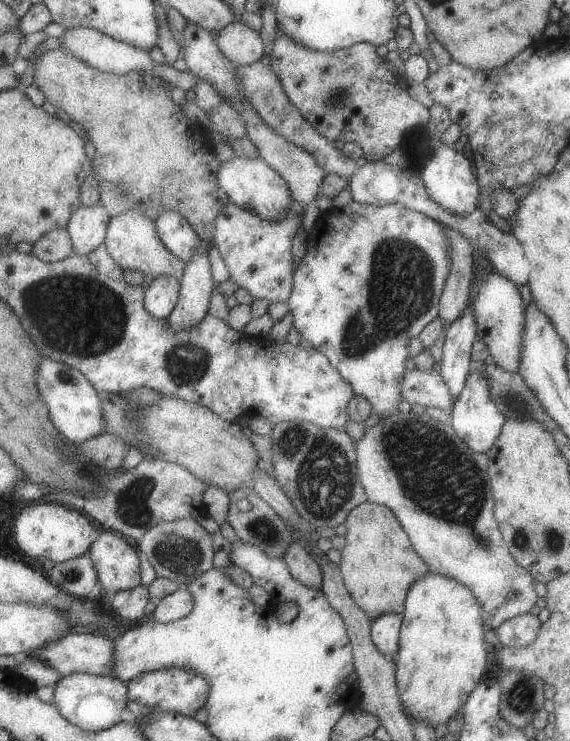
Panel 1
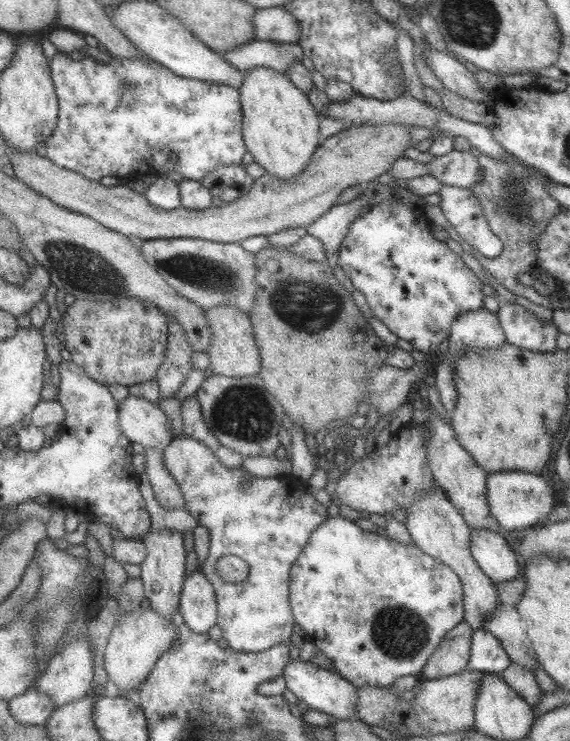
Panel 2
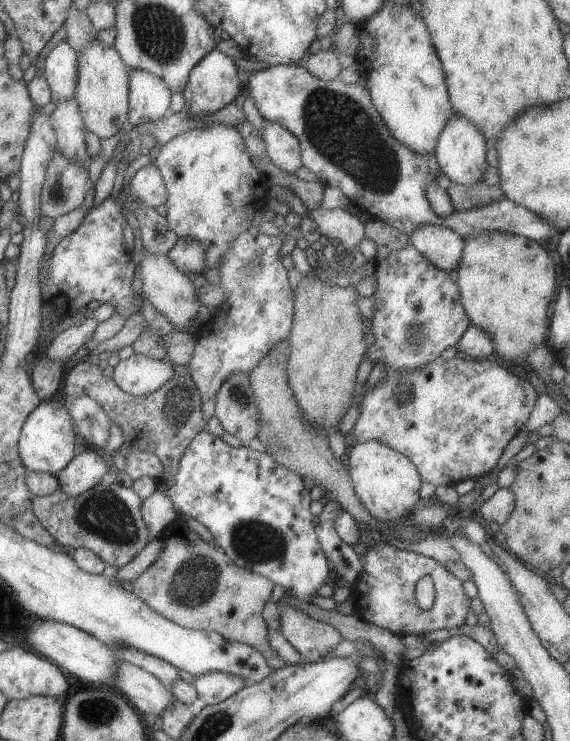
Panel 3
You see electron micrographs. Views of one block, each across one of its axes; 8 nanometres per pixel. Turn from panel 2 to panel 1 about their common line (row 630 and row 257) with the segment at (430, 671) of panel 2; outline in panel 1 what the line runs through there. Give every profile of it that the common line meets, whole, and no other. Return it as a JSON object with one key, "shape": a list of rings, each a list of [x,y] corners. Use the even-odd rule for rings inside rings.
{"shape":[[[443,226],[445,236],[449,238],[449,276],[443,286],[443,294],[439,300],[439,318],[443,322],[453,324],[465,312],[465,306],[469,304],[469,292],[471,292],[471,282],[473,282],[473,246],[471,242],[461,234],[455,232],[455,228]]]}

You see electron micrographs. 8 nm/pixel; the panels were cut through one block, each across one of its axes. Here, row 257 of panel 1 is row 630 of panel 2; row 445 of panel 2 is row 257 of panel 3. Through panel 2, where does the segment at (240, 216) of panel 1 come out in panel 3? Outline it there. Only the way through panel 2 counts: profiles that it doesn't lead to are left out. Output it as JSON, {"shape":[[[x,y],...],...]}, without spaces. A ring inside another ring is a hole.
{"shape":[[[177,240],[175,248],[167,252],[167,258],[183,272],[183,274],[189,274],[189,272],[195,272],[195,274],[203,274],[207,268],[205,268],[205,248],[195,242],[195,240]]]}

